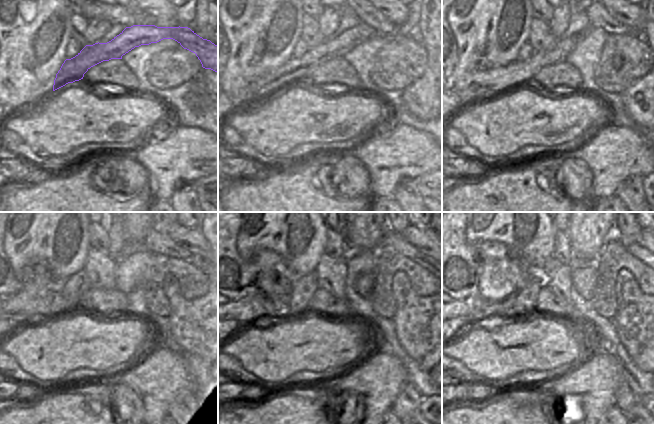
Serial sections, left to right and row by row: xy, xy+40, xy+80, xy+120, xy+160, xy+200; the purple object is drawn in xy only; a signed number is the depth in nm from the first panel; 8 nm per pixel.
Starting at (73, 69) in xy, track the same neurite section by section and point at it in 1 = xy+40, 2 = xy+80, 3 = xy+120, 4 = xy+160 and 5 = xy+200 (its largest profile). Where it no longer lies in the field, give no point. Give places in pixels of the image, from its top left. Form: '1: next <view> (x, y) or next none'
1: next xy+40 (297, 70)
2: next xy+80 (484, 83)
3: next xy+120 (33, 301)
4: next xy+160 (246, 310)
5: next xy+200 (462, 310)

